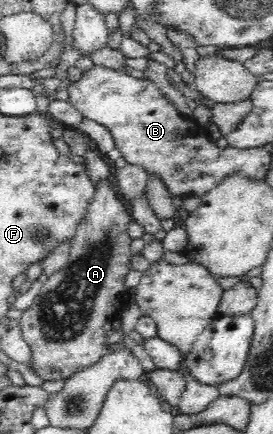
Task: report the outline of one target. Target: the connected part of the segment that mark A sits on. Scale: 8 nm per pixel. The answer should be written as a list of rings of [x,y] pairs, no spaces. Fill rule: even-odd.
[[[113,175],[104,176],[102,180],[95,181],[95,184],[94,198],[89,202],[83,221],[79,223],[72,237],[67,262],[59,271],[49,275],[31,307],[23,311],[19,319],[23,339],[31,348],[31,361],[27,363],[27,366],[43,381],[69,378],[70,375],[93,365],[109,353],[111,349],[105,343],[105,338],[109,333],[103,330],[103,325],[118,318],[128,303],[125,275],[131,271],[130,260],[134,257],[129,246],[132,237],[127,233],[133,221],[129,203],[119,195]]]

